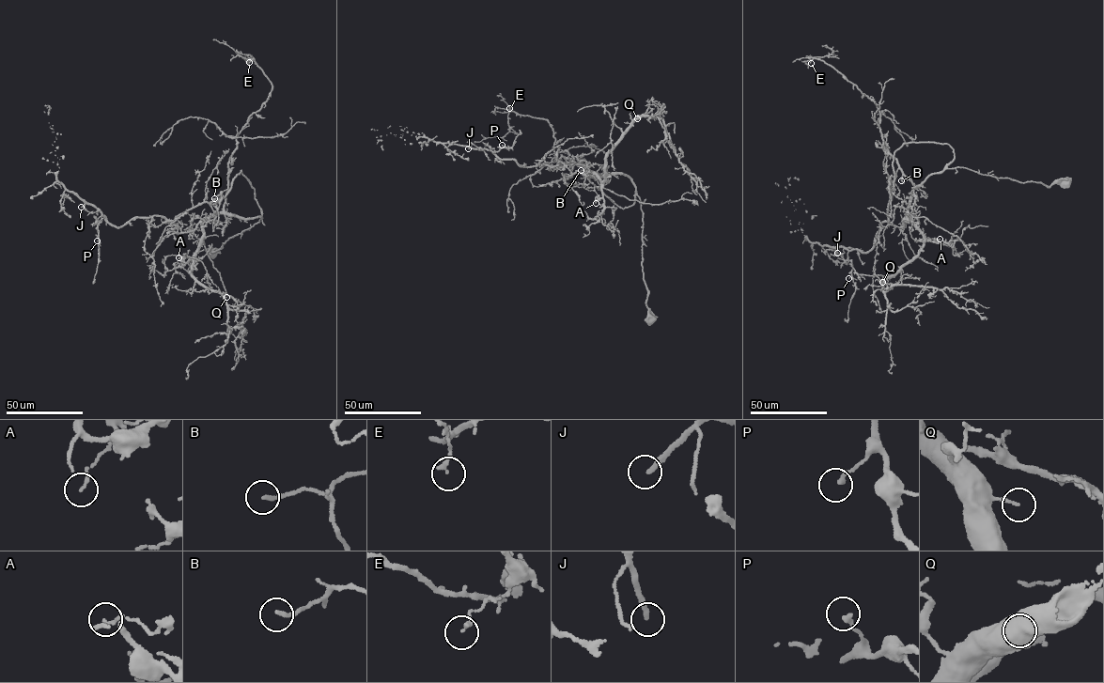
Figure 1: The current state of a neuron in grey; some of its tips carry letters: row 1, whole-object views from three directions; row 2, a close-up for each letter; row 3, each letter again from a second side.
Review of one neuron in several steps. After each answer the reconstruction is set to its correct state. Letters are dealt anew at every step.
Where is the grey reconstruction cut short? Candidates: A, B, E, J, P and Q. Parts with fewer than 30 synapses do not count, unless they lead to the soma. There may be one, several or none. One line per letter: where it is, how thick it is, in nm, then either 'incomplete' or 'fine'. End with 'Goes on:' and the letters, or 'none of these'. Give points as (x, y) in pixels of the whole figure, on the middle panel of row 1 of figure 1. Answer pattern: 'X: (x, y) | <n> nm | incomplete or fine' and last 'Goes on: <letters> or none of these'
A: (596, 203) | 110 nm | fine
B: (581, 170) | 150 nm | fine
E: (509, 108) | 160 nm | fine
J: (468, 148) | 240 nm | incomplete
P: (502, 145) | 170 nm | fine
Q: (637, 118) | 110 nm | fine
Goes on: J

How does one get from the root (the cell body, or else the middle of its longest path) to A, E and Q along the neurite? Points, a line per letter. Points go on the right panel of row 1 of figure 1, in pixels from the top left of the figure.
A: (1067, 183), (1022, 182), (957, 166), (933, 173), (911, 191), (908, 211), (926, 239), (940, 239)
E: (1067, 183), (1022, 182), (957, 166), (914, 187), (883, 147), (873, 101), (824, 61), (811, 63)
Q: (1067, 183), (1022, 182), (957, 166), (933, 173), (911, 191), (908, 211), (923, 245), (882, 282)

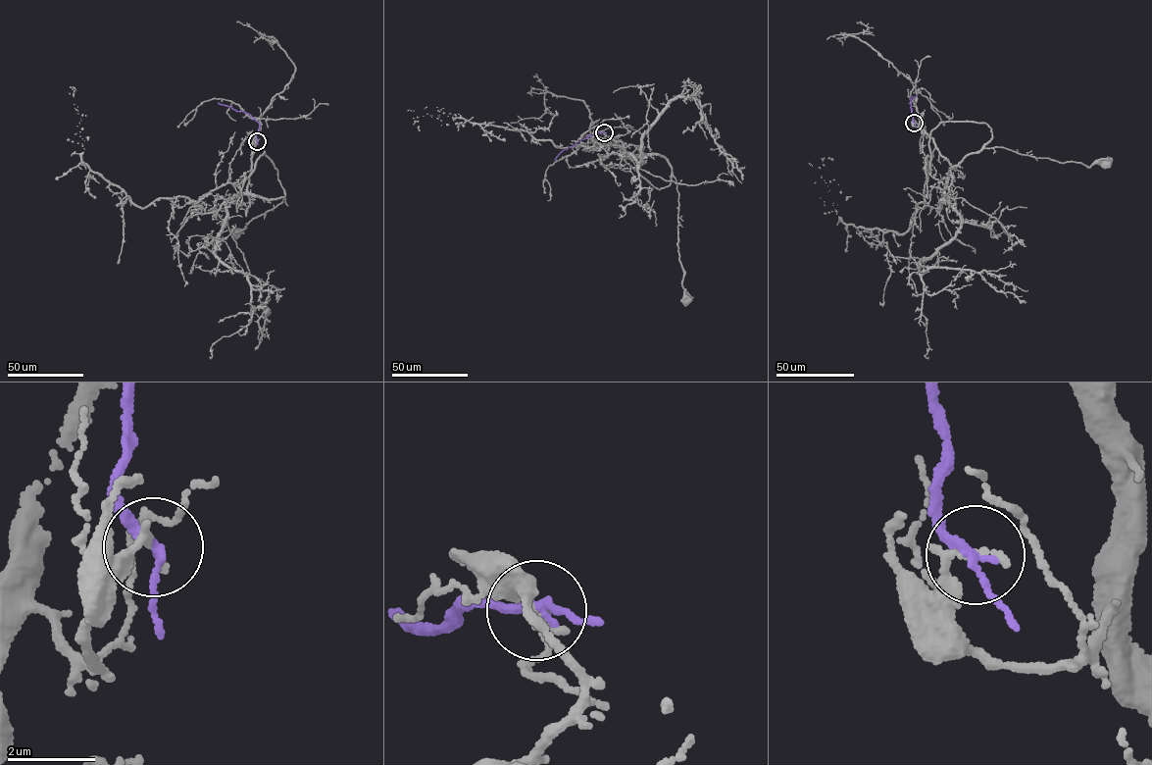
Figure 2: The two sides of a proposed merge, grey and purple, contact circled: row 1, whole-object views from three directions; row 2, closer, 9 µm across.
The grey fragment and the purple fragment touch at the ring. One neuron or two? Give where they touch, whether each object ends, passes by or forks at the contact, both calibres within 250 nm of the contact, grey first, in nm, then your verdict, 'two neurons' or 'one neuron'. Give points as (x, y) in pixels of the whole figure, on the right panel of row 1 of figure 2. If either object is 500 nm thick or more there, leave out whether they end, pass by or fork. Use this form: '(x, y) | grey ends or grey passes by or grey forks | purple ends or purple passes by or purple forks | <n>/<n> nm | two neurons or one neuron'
(914, 123) | grey ends | purple passes by | 180/190 nm | two neurons

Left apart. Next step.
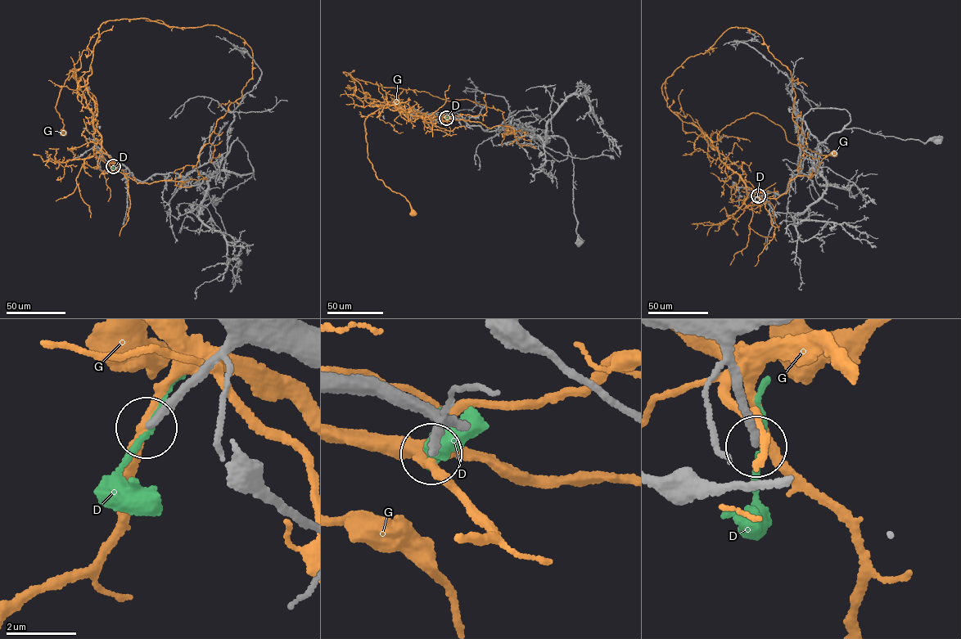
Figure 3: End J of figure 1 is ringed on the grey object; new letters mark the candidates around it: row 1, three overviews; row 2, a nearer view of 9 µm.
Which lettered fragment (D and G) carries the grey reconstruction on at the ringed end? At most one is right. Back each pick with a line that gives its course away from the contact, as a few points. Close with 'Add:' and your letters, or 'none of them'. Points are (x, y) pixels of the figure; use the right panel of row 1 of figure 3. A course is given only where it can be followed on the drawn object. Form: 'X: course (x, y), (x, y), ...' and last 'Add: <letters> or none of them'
Add: none of them

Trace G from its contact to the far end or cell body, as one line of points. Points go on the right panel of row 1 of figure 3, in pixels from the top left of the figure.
G: (759, 195), (719, 157), (718, 134), (737, 119), (758, 114), (780, 125), (787, 141), (821, 155), (834, 152)

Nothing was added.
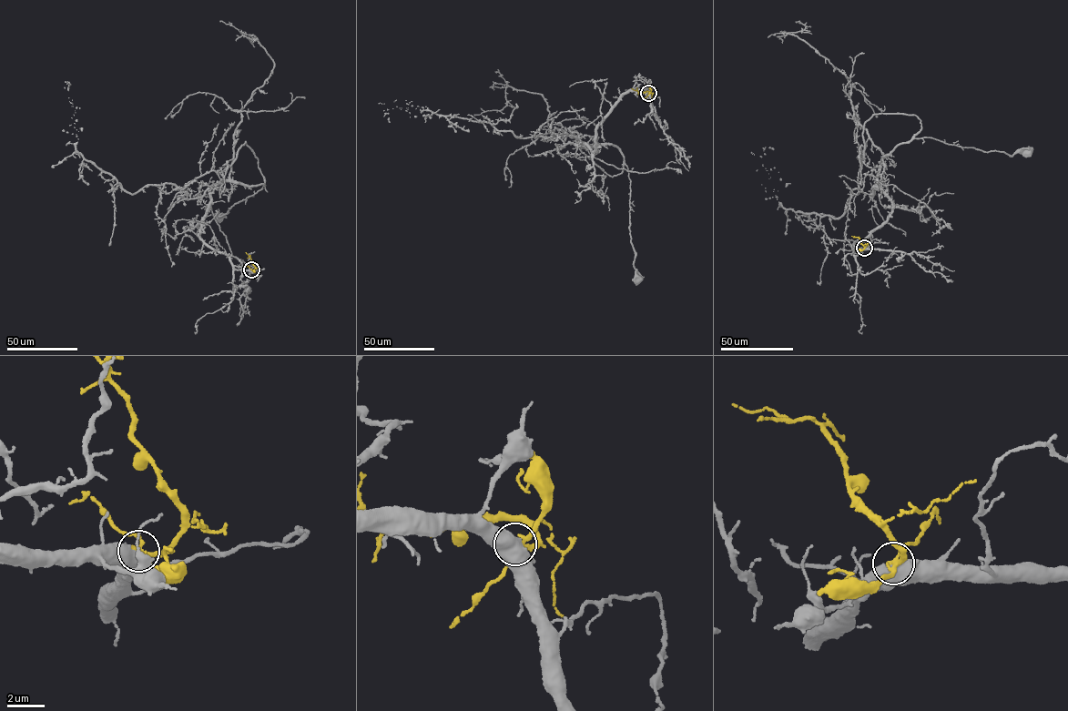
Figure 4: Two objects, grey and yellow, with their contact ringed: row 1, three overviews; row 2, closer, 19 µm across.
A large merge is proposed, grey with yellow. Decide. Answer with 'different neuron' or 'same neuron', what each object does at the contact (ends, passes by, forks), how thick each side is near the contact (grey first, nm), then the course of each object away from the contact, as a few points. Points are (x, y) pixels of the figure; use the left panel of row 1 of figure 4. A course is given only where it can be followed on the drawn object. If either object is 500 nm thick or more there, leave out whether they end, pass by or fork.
same neuron; 550 nm thick on the grey side, 240 nm on the other; grey runs (251, 269), (234, 269), (230, 258), (198, 236), (211, 187), (227, 181), (256, 186), (264, 184), (219, 218); yellow runs (251, 269), (254, 266), (246, 252)

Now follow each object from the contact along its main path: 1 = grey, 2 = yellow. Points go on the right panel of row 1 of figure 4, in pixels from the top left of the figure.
1: (864, 248), (854, 254), (854, 247), (891, 211), (878, 174), (900, 144), (925, 137), (988, 152), (1029, 153)
2: (864, 248), (859, 238), (851, 236)

